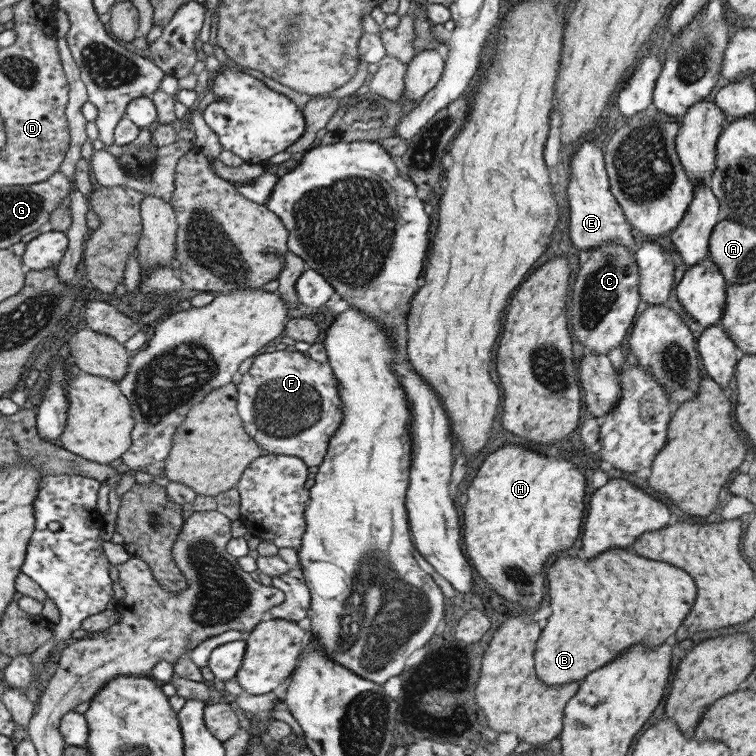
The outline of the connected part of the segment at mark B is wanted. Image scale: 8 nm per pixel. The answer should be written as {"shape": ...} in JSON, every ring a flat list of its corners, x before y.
{"shape":[[609,548,589,558,589,562,581,562,577,557,560,557,547,568,546,574,551,616,539,633,533,651,535,677,546,686,579,683,585,674,601,668,631,644,643,642,647,646,657,646,665,642,665,638,679,628,681,618,690,611,696,592,688,574,663,562,631,556,625,548]]}

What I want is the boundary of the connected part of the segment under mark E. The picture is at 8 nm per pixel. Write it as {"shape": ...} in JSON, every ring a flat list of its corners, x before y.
{"shape":[[589,135,579,146,579,149,573,153,569,168,569,184,565,190,567,195,567,204,569,204,569,240,571,244,583,252,591,251,601,245,609,245,609,242,619,242,619,245,625,245,627,251,631,253,637,250,637,245,632,235,629,223,625,221,617,201,613,199,609,191,609,182,604,167,604,160,601,151,593,143,594,135]]}

